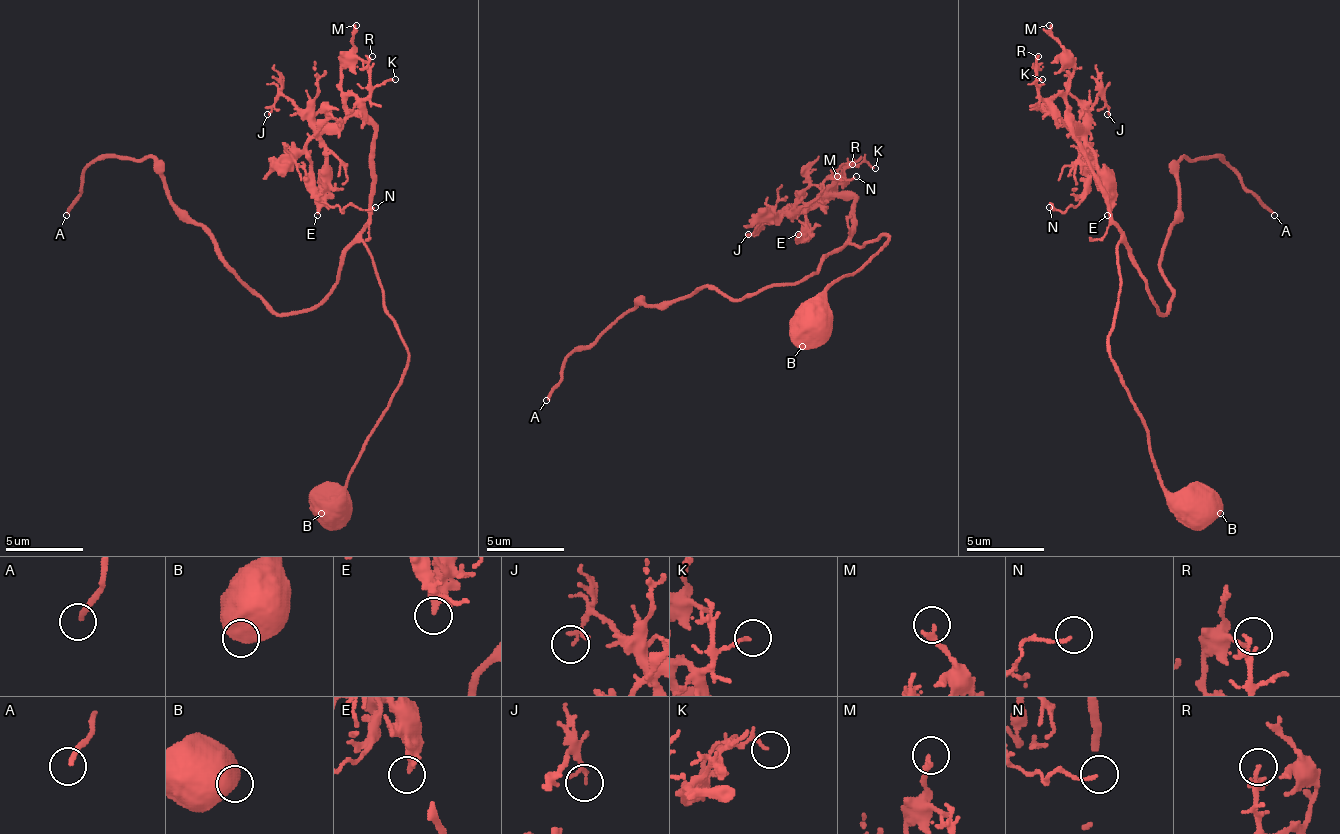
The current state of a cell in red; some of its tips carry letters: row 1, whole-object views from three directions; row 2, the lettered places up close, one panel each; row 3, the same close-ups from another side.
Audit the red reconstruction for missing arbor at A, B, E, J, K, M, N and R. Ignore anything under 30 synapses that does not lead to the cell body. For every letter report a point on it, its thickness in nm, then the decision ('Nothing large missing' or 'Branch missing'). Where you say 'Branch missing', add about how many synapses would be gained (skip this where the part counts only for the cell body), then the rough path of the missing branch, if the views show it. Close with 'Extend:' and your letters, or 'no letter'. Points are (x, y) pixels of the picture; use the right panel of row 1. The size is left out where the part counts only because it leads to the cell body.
A: Place: (1274, 215). Thickness 190 nm. Branch missing. Roughly 60 synapses. Course of what is missing: (1274, 215), (1301, 242), (1305, 261), (1316, 273), (1328, 311), (1320, 311), (1320, 277), (1313, 269), (1313, 249)
B: Place: (1220, 513). Thickness 650 nm. Nothing large missing
E: Place: (1107, 215). Thickness 340 nm. Nothing large missing
J: Place: (1107, 114). Thickness 110 nm. Nothing large missing
K: Place: (1042, 79). Thickness 120 nm. Nothing large missing
M: Place: (1049, 25). Thickness 180 nm. Nothing large missing
N: Place: (1049, 207). Thickness 110 nm. Nothing large missing
R: Place: (1038, 56). Thickness 200 nm. Nothing large missing
Extend: A

